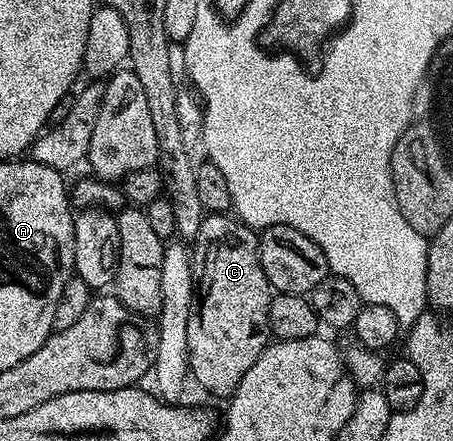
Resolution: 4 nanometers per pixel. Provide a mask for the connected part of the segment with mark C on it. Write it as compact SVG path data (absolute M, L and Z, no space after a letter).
M206 214L202 217L202 225L200 230L192 238L192 256L196 264L196 296L193 312L188 318L188 358L189 375L203 388L206 392L211 392L214 396L223 396L229 398L233 396L236 386L240 382L240 378L244 378L244 374L248 374L248 369L252 367L252 362L256 362L256 358L260 358L262 351L266 349L267 344L271 343L272 333L270 330L270 302L272 299L272 289L268 278L264 274L264 270L260 266L260 258L258 257L258 237L259 233L251 228L249 224L242 223L241 220L230 214Z

